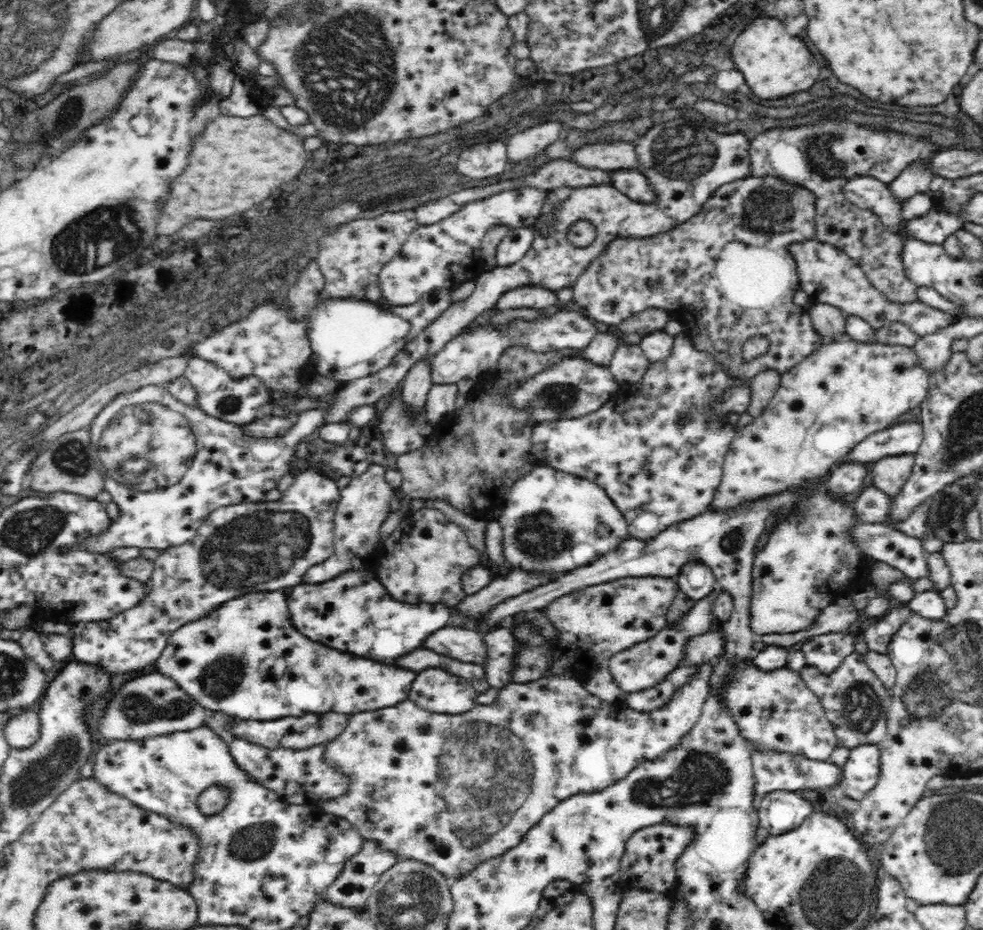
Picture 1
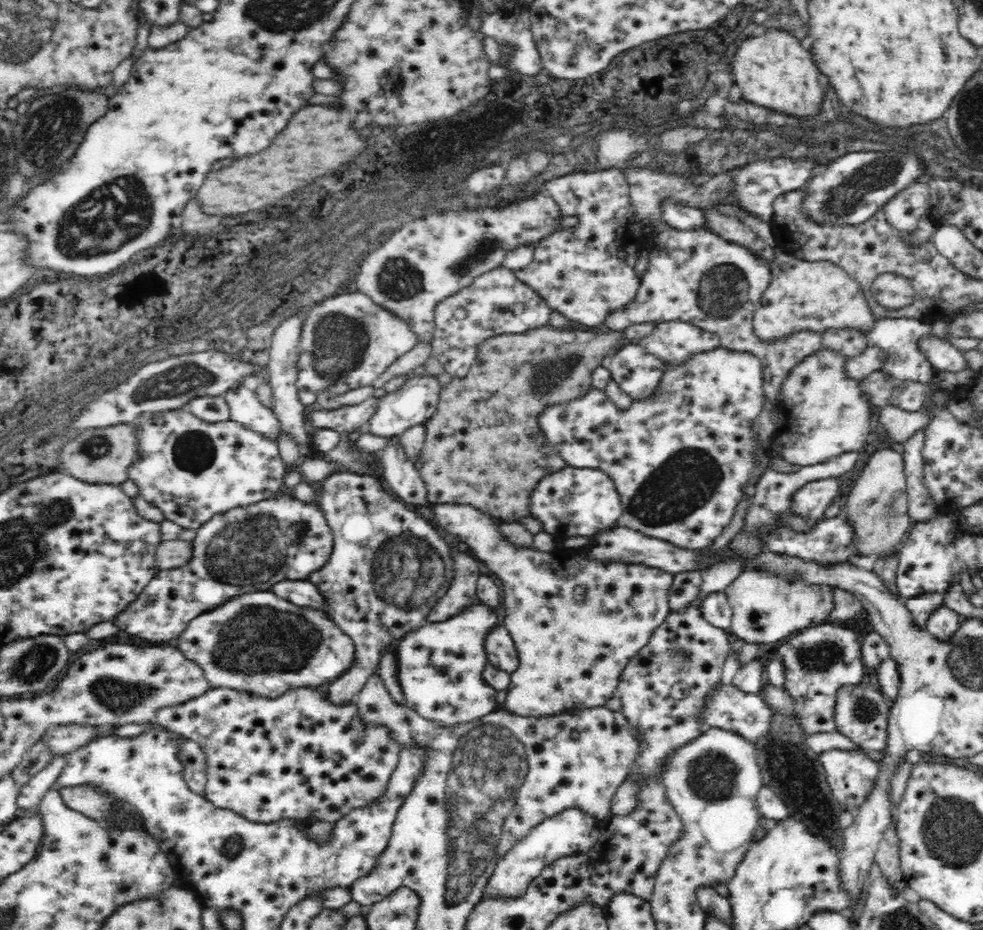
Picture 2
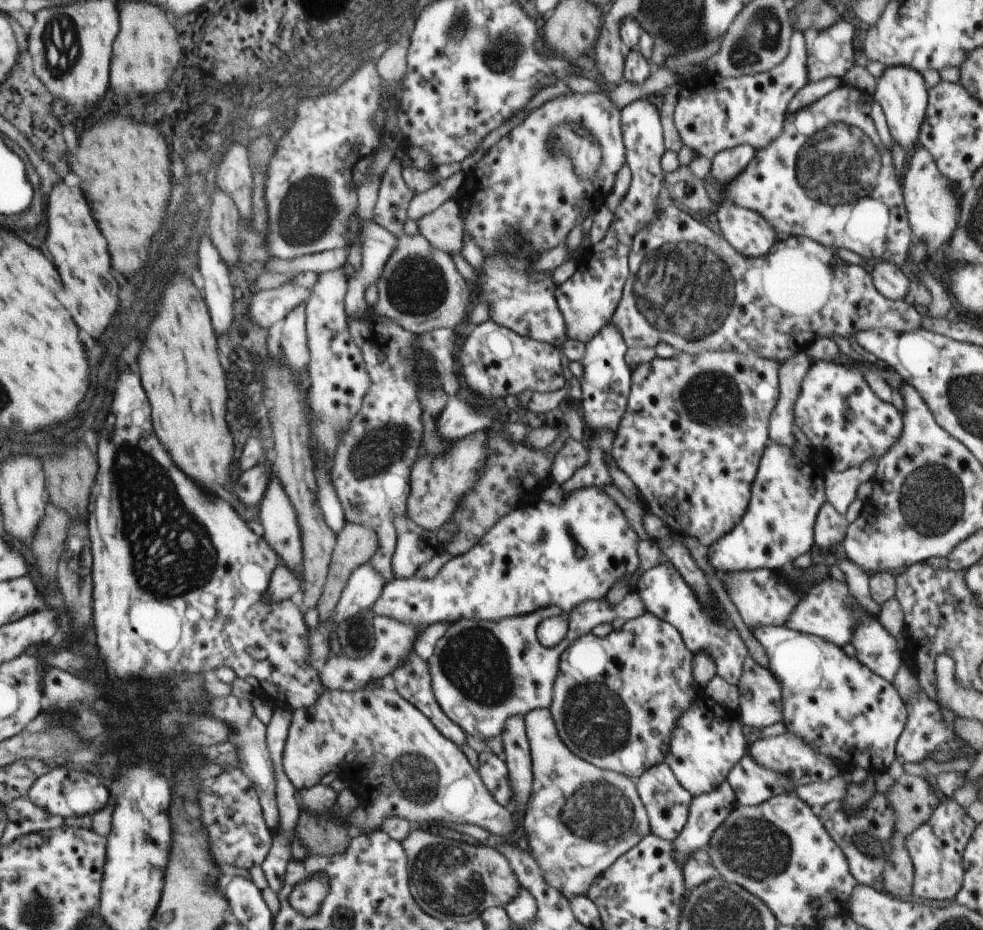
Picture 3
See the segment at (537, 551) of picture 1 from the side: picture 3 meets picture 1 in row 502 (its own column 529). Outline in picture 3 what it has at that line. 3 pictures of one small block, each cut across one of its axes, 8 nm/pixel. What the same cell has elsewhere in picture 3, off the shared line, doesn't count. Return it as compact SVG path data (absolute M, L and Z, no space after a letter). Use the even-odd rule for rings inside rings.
M584 487L578 490L563 492L563 501L561 503L551 503L548 500L534 503L534 506L518 507L516 510L505 514L477 545L474 545L468 552L458 555L444 565L438 575L433 579L397 579L394 577L391 581L387 581L383 586L383 591L378 597L378 600L373 604L372 611L374 615L384 615L390 618L394 617L399 621L406 623L416 623L419 628L437 623L438 621L456 622L462 619L474 619L478 621L501 621L503 618L508 617L524 617L530 613L534 613L538 609L545 609L546 607L557 606L561 607L562 612L570 611L582 605L586 601L599 601L604 599L608 594L608 590L620 580L624 580L624 574L618 574L618 568L624 568L624 558L626 558L626 585L631 590L630 578L634 576L634 572L638 570L638 536L636 531L631 527L626 514L623 513L621 506L601 487Z

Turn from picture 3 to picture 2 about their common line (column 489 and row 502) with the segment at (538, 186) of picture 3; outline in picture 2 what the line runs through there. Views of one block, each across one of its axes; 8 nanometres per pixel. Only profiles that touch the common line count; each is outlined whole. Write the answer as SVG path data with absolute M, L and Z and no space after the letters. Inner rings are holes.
M184 408L170 412L158 412L156 414L146 413L142 414L142 416L134 422L135 426L137 426L138 458L130 466L128 479L132 479L132 481L140 487L140 495L146 502L150 502L150 504L160 508L164 514L164 519L172 520L184 529L198 529L212 517L215 515L220 516L220 514L226 512L226 510L233 509L236 511L240 506L248 506L273 497L274 493L280 488L280 485L283 484L283 480L287 475L287 466L279 455L276 440L267 440L262 434L248 430L242 424L232 419L225 420L225 422L210 423L205 422L205 420L200 420L197 416L188 412L188 410L186 410L186 412L182 412L182 410L184 410Z

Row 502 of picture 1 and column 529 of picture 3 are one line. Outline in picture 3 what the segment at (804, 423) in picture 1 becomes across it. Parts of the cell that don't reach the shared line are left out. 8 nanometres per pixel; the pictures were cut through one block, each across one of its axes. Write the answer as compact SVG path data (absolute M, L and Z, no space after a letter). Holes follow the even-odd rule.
M549 708L532 709L525 716L525 729L531 748L533 785L525 806L524 832L530 854L537 860L545 881L561 892L568 900L586 896L591 886L626 852L636 846L644 836L649 836L650 825L636 780L625 774L602 769L586 761L566 746L557 730ZM582 854L588 854L590 866L582 864Z

